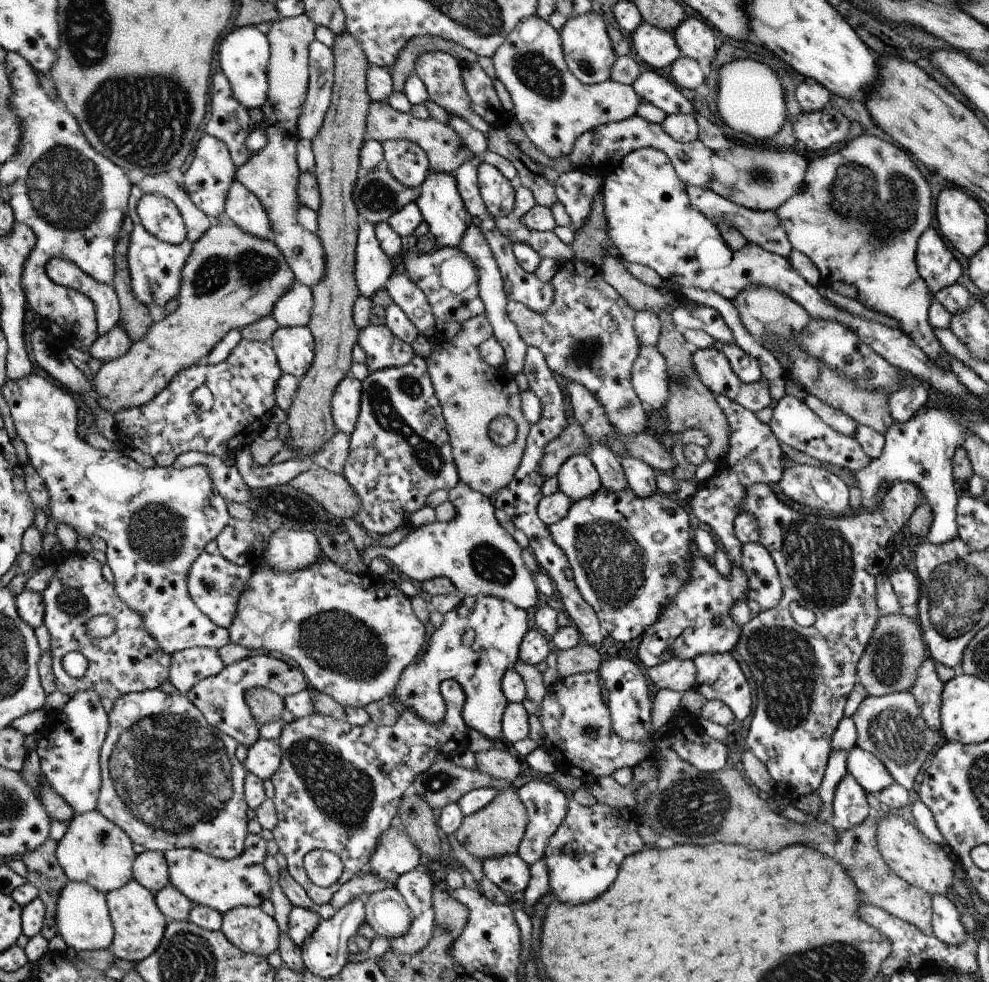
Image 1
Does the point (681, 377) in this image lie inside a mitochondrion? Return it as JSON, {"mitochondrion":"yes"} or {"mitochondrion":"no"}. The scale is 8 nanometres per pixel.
{"mitochondrion":"yes"}

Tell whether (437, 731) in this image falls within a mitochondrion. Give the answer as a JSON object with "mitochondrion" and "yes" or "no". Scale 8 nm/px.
{"mitochondrion":"no"}

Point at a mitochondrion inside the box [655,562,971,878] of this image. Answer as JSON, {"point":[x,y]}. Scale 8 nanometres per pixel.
{"point":[784,661]}

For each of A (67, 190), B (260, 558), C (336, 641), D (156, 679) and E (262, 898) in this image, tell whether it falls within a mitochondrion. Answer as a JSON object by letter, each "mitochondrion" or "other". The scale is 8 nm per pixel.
{"A":"mitochondrion","B":"other","C":"mitochondrion","D":"other","E":"other"}

